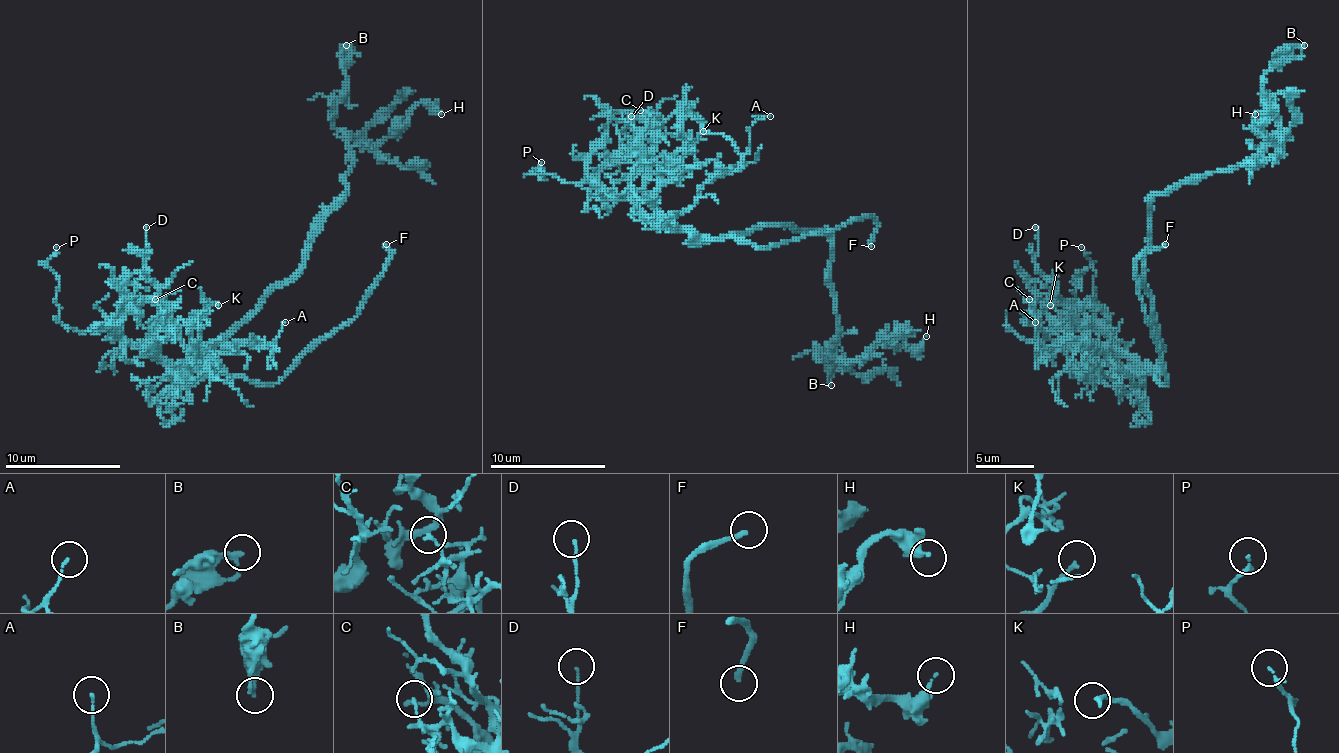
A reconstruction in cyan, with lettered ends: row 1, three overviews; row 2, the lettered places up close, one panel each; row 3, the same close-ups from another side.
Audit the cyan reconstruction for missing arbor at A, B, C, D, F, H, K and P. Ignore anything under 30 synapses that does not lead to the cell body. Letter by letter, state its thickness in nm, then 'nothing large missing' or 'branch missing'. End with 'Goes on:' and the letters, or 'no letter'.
A: 100 nm | nothing large missing
B: 240 nm | nothing large missing
C: 130 nm | nothing large missing
D: 110 nm | nothing large missing
F: 200 nm | branch missing
H: 180 nm | nothing large missing
K: 120 nm | nothing large missing
P: 130 nm | nothing large missing
Goes on: F

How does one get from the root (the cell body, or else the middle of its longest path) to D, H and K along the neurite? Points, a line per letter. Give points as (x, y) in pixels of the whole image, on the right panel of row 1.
D: (1145, 290), (1162, 351), (1157, 366), (1136, 366), (1107, 334), (1055, 290), (1035, 262), (1035, 227)
H: (1145, 290), (1148, 204), (1183, 183), (1249, 163), (1272, 140), (1278, 146), (1264, 128), (1264, 102), (1255, 114)
K: (1145, 290), (1160, 363), (1119, 374), (1102, 369), (1081, 322), (1067, 308), (1050, 305)

